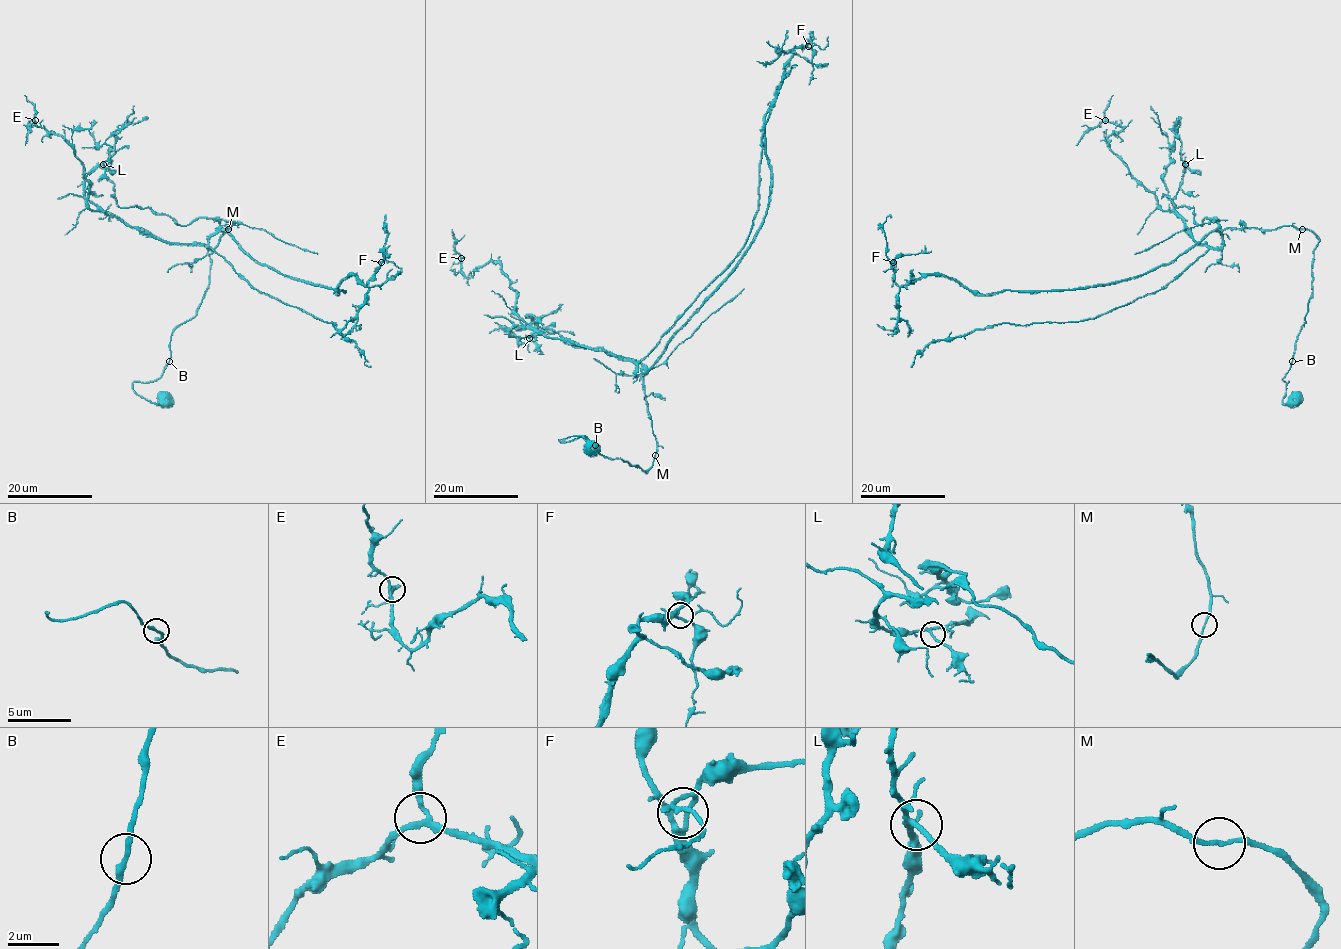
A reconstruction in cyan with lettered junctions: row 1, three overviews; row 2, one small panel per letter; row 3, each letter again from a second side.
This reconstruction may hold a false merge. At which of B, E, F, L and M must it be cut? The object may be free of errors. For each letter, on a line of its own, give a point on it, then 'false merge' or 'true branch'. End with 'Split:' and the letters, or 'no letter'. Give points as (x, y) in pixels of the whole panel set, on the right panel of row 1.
B: (1292, 361) | true branch
E: (1105, 120) | true branch
F: (893, 262) | true branch
L: (1185, 164) | true branch
M: (1302, 229) | true branch
Split: no letter

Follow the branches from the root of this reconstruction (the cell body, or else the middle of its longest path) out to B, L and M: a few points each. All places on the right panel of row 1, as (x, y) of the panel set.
B: (1292, 400), (1286, 404), (1283, 402), (1289, 382), (1283, 379), (1292, 362)
L: (1292, 400), (1283, 379), (1319, 239), (1285, 225), (1198, 244), (1172, 203), (1185, 164)
M: (1292, 400), (1283, 402), (1289, 382), (1283, 379), (1305, 323), (1319, 242), (1310, 230), (1302, 229)

